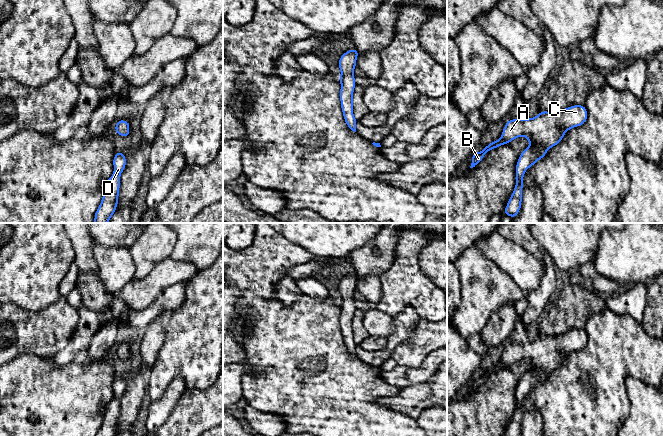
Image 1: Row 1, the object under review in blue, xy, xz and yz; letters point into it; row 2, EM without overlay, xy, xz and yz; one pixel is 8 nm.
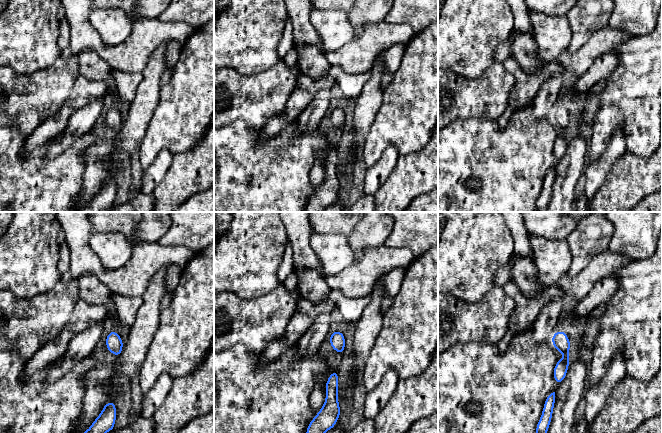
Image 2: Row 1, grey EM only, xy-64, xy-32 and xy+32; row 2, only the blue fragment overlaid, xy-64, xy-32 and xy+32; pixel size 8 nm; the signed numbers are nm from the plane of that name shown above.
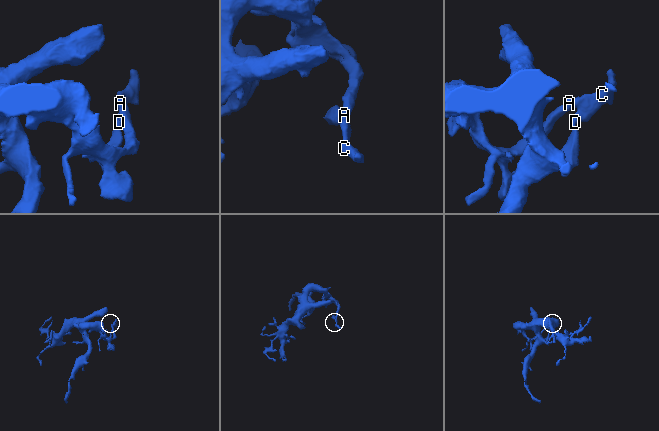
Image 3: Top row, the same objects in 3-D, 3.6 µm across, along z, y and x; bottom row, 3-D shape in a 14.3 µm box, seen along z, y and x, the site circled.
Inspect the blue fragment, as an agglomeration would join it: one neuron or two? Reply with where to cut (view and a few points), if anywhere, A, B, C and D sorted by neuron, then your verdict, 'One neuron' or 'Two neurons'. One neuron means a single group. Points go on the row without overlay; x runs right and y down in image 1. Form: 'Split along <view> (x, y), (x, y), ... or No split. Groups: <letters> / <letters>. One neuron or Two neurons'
No split. Groups: A B C D. One neuron

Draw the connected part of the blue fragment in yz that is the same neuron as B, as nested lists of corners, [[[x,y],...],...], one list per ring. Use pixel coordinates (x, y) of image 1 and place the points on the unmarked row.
[[[574,329],[554,336],[541,335],[534,342],[509,344],[499,364],[491,366],[482,375],[472,379],[470,392],[477,390],[488,375],[509,368],[522,359],[525,360],[531,369],[519,379],[515,393],[516,410],[504,434],[504,436],[519,436],[522,427],[523,400],[526,394],[542,383],[549,372],[560,367],[569,353],[583,349],[587,341],[584,329]]]

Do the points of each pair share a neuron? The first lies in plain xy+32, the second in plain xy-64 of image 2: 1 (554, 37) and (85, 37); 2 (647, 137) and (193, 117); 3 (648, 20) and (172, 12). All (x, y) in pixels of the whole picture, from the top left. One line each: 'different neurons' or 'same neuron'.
1: different neurons
2: same neuron
3: same neuron

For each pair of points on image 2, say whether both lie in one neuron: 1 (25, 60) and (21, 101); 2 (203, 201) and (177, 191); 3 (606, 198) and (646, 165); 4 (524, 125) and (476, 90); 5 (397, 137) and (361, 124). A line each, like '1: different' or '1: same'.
1: different
2: different
3: same
4: different
5: different

